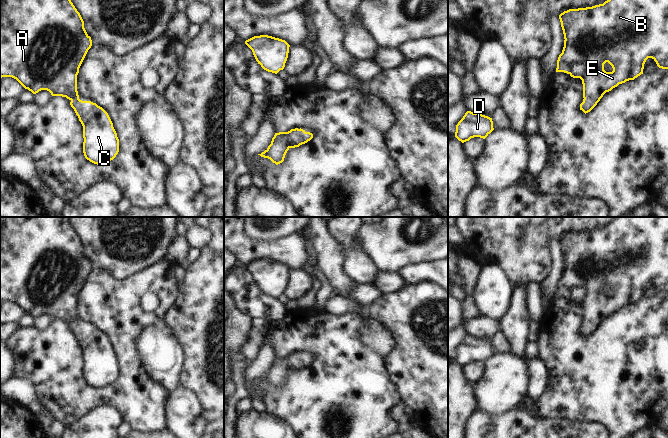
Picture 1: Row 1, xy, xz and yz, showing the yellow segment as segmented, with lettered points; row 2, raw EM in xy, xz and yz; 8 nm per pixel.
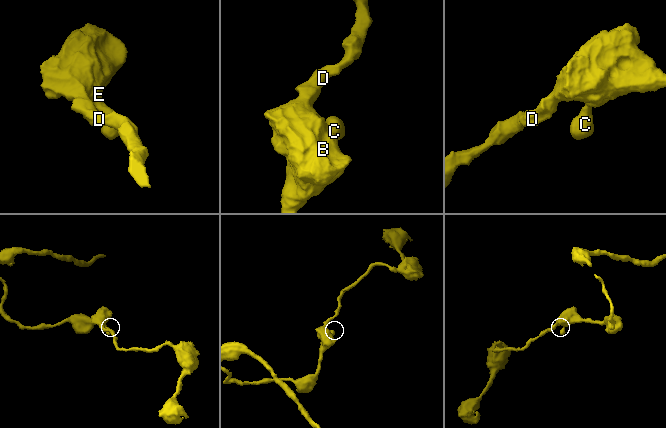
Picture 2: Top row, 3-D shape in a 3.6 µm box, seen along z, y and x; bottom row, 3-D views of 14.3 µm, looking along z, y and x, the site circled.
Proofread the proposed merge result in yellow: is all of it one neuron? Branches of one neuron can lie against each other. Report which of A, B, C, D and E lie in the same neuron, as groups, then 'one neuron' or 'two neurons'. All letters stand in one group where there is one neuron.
groups A B C D E; one neuron

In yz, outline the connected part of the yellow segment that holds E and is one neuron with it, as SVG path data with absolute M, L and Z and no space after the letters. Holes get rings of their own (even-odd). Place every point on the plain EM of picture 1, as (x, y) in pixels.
M614 217L603 228L569 233L561 237L559 243L565 264L556 296L564 296L582 304L584 323L580 334L585 338L597 329L606 316L643 298L648 282L652 282L659 292L668 293L668 217ZM606 286L612 290L612 296L604 294Z

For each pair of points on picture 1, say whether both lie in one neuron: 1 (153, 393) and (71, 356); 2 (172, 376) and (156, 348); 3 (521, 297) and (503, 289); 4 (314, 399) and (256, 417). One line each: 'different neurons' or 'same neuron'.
1: same neuron
2: same neuron
3: different neurons
4: different neurons

